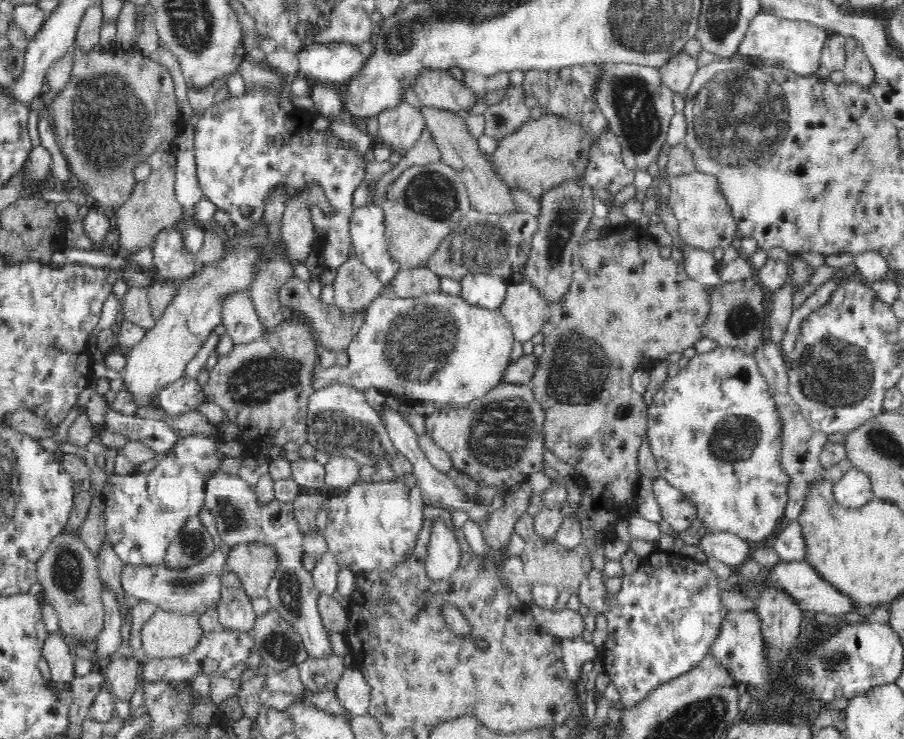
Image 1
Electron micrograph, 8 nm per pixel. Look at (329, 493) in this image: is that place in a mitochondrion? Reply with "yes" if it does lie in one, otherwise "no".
no

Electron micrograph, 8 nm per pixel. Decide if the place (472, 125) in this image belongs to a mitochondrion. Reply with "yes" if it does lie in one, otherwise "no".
no

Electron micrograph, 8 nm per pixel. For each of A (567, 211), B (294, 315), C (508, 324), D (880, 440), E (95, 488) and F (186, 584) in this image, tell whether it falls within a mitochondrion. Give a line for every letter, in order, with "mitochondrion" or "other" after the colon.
A: mitochondrion
B: other
C: other
D: mitochondrion
E: other
F: mitochondrion

